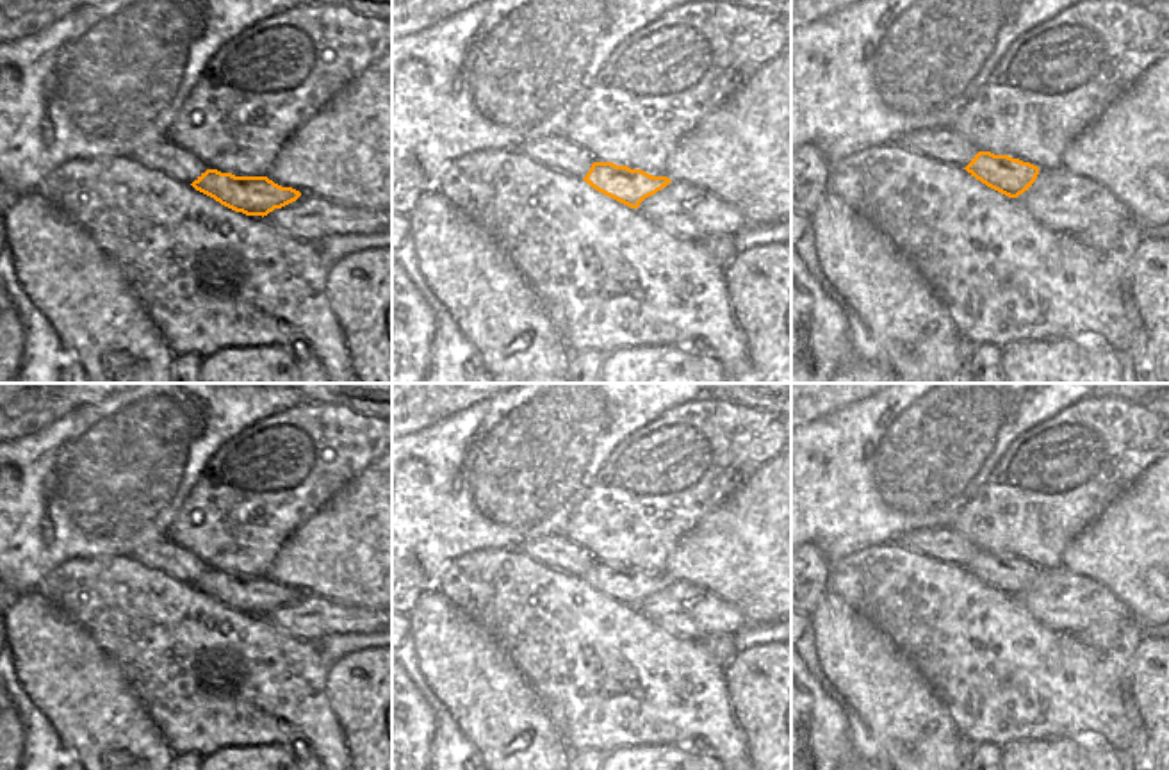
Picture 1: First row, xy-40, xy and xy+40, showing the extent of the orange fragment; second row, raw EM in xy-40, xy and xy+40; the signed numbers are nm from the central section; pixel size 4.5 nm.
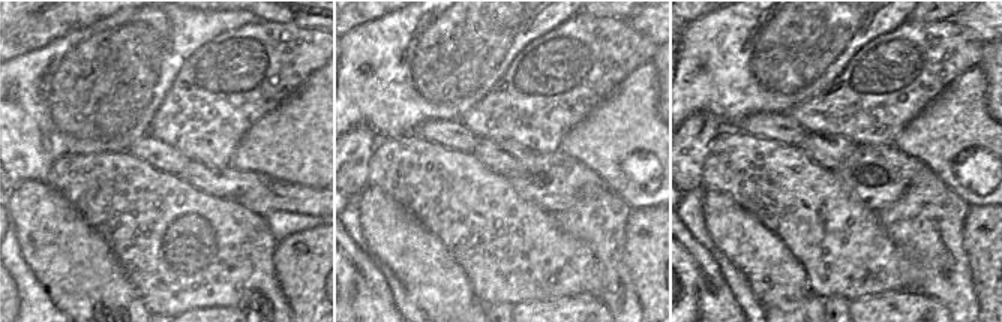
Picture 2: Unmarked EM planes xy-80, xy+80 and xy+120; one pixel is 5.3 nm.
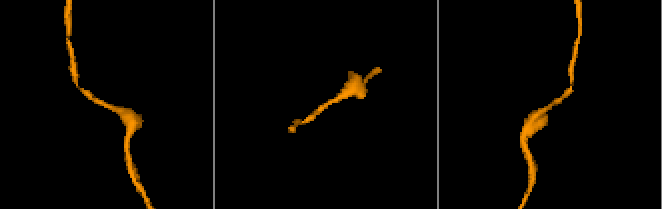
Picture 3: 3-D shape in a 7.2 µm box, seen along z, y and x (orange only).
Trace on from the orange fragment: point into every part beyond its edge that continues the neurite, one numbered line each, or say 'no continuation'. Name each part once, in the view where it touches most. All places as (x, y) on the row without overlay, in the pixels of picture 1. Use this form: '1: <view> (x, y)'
no continuation

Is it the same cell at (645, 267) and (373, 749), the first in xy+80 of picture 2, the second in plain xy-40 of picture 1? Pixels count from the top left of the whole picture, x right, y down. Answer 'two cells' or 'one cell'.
one cell

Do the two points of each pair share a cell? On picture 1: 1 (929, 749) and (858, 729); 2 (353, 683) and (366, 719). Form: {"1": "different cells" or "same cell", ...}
{"1": "different cells", "2": "same cell"}

